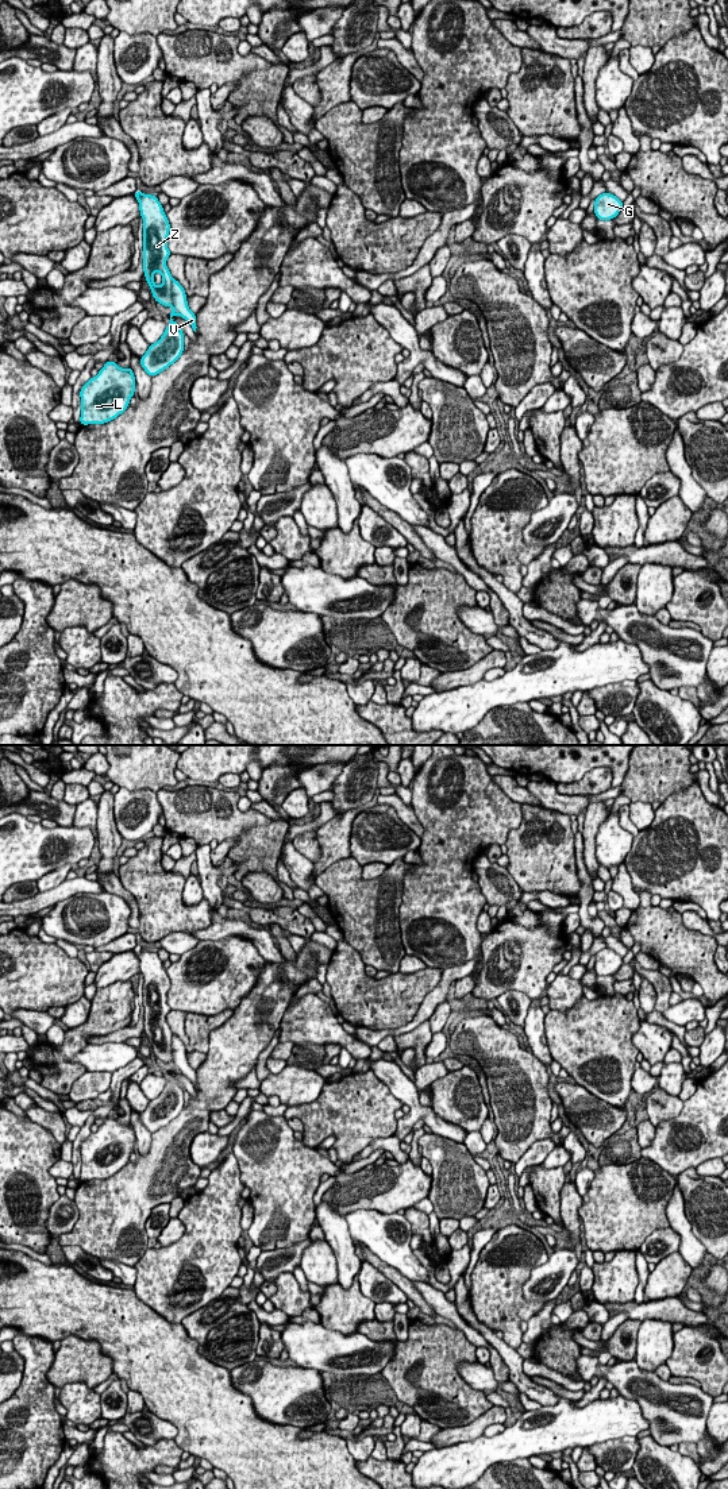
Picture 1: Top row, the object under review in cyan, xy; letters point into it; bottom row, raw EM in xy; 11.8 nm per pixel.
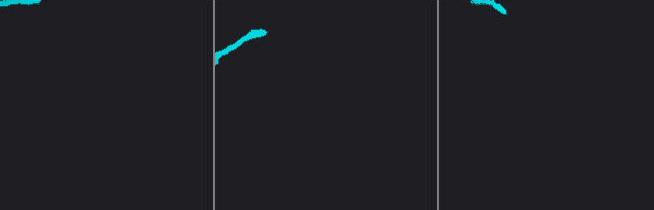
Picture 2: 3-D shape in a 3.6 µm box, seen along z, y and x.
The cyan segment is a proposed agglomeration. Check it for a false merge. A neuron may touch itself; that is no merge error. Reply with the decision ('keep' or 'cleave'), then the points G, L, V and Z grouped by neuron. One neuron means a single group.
keep | G L V Z

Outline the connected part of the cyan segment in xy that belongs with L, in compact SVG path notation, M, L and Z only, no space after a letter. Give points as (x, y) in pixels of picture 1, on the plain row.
M113 1116L104 1119L96 1133L92 1133L80 1146L81 1154L81 1181L105 1180L120 1172L130 1161L130 1154L135 1149L135 1131L132 1125L122 1125Z

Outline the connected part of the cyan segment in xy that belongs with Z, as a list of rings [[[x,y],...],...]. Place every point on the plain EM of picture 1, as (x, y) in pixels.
[[[135,948],[139,958],[140,973],[143,975],[143,1029],[157,1058],[172,1062],[170,1079],[158,1098],[150,1100],[140,1112],[140,1122],[150,1131],[155,1133],[172,1122],[184,1108],[184,1088],[172,1075],[180,1071],[196,1088],[196,1069],[188,1064],[185,1045],[174,1035],[166,1022],[172,1011],[167,1004],[170,979],[163,968],[158,953]]]

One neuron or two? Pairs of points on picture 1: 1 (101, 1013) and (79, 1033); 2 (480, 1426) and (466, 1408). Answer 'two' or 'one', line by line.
1: one
2: two

